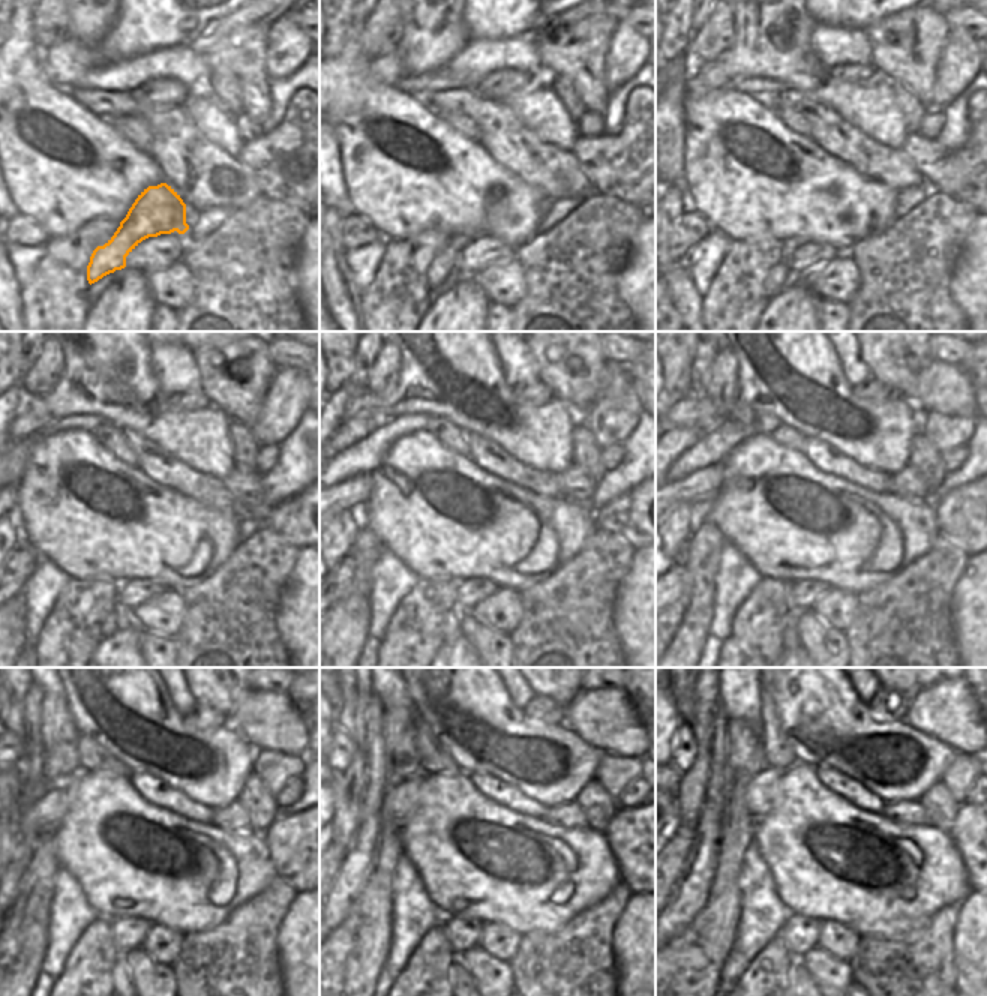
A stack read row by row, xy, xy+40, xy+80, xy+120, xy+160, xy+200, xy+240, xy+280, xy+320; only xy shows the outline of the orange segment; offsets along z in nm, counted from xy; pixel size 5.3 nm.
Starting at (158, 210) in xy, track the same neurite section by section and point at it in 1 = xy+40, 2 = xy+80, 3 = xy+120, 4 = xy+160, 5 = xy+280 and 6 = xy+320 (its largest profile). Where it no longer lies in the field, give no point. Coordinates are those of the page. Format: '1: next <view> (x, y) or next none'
1: next xy+40 (444, 263)
2: next xy+80 (779, 275)
3: next xy+120 (114, 620)
4: next xy+160 (452, 630)
5: next xy+280 (459, 972)
6: next xy+320 (797, 972)

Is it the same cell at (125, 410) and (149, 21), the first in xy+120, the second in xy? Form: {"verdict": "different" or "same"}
{"verdict": "different"}

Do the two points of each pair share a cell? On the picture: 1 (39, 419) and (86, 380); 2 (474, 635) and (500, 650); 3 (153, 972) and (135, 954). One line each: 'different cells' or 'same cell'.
1: different cells
2: same cell
3: same cell

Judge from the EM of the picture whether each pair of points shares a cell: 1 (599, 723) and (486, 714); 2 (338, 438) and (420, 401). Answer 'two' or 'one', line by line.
1: two
2: two

